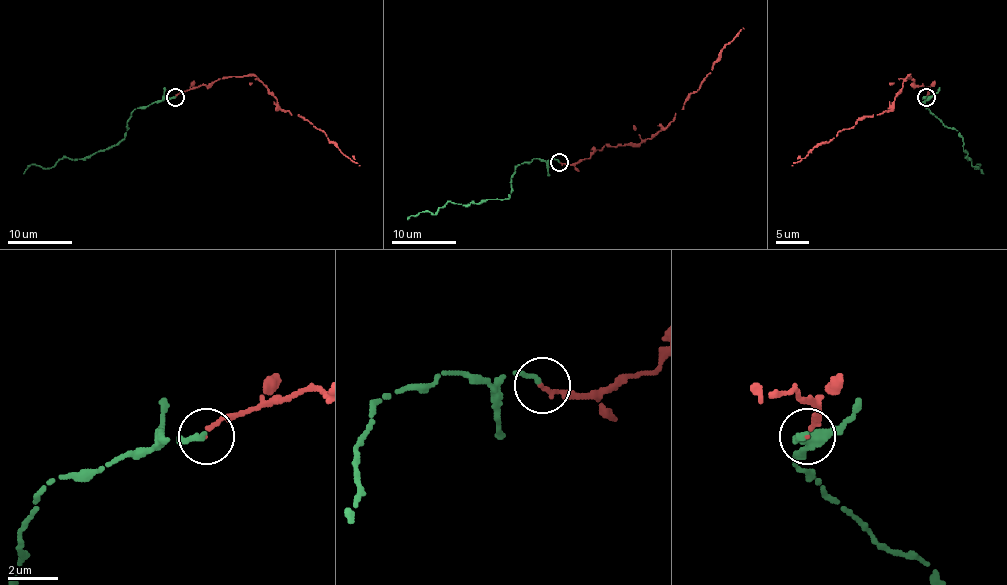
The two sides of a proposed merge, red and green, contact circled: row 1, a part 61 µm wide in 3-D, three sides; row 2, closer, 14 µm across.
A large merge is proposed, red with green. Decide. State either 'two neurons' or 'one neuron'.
one neuron

